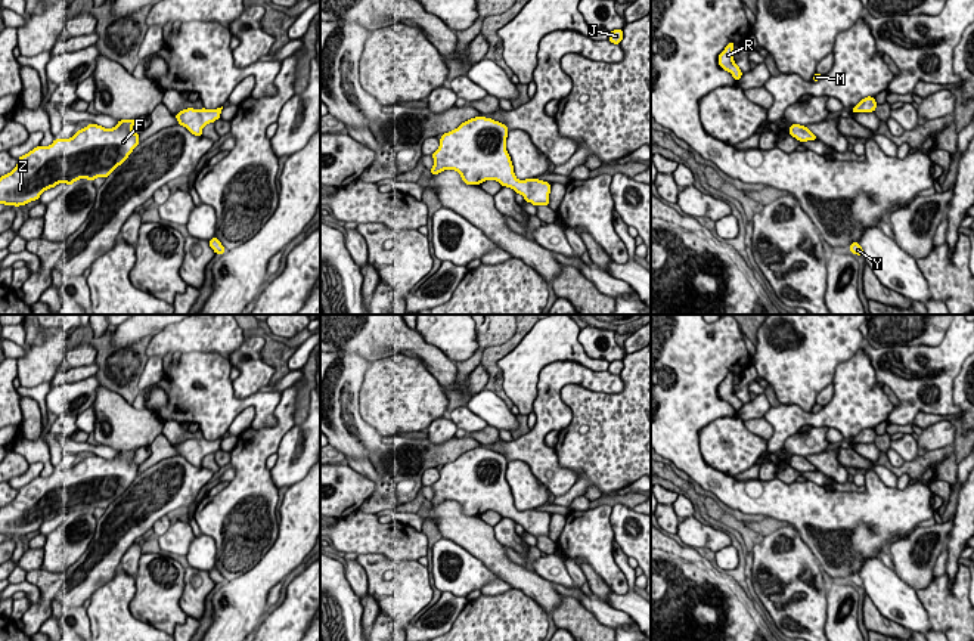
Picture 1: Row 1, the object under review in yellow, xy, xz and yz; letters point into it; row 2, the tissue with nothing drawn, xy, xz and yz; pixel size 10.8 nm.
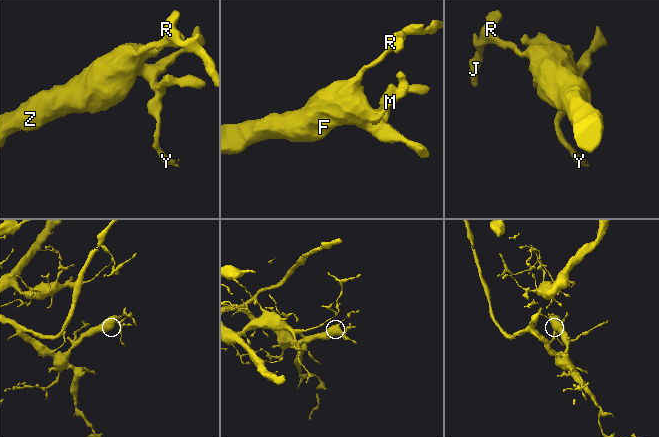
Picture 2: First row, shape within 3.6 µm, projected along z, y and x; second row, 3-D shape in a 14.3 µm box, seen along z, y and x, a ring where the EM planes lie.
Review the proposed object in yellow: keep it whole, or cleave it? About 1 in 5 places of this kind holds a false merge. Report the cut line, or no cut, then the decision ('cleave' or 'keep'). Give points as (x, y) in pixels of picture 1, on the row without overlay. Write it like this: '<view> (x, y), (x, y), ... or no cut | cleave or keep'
no cut | keep

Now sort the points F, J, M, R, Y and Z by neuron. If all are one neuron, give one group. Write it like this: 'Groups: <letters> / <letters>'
Groups: F J M R Y Z

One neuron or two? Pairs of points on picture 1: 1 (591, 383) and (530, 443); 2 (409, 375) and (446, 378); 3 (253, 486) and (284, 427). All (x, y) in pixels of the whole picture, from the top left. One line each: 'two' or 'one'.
1: one
2: two
3: one

